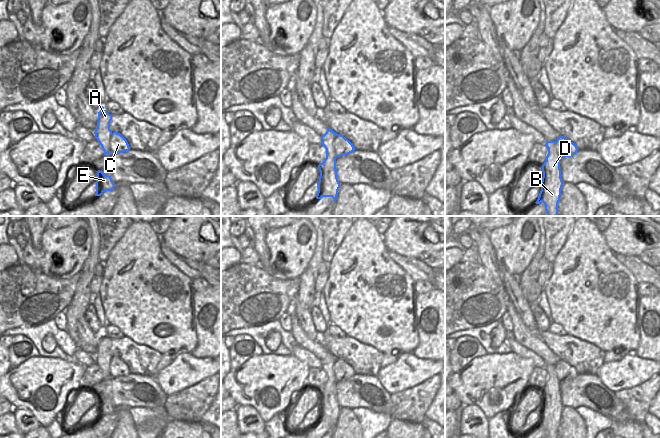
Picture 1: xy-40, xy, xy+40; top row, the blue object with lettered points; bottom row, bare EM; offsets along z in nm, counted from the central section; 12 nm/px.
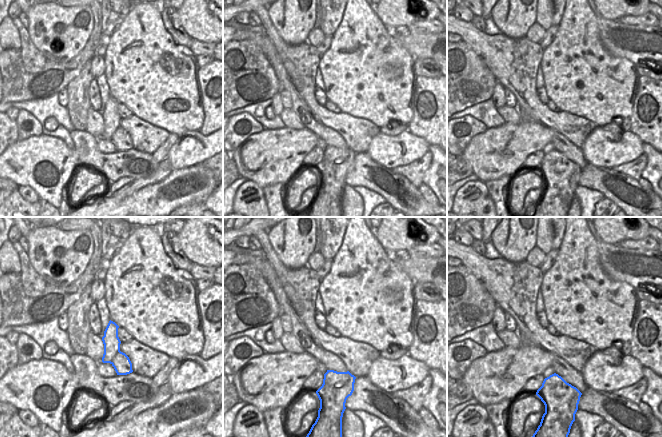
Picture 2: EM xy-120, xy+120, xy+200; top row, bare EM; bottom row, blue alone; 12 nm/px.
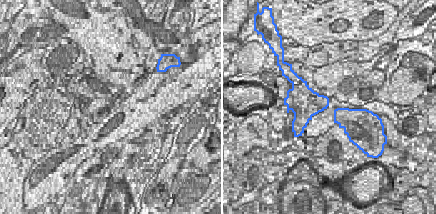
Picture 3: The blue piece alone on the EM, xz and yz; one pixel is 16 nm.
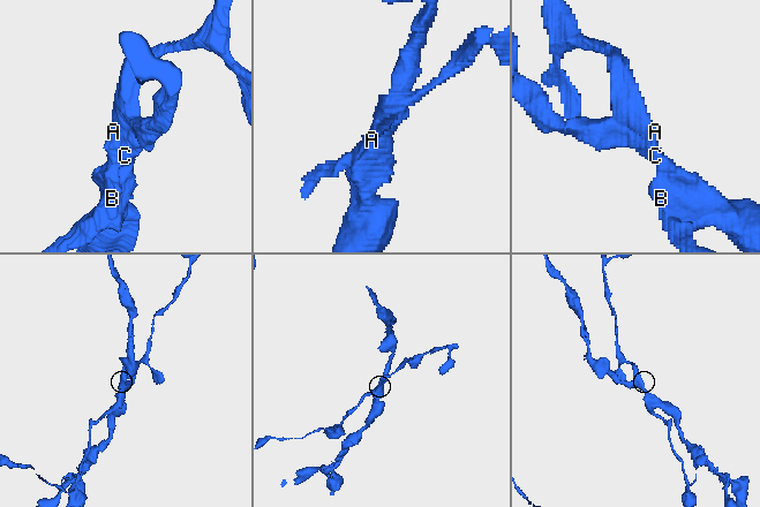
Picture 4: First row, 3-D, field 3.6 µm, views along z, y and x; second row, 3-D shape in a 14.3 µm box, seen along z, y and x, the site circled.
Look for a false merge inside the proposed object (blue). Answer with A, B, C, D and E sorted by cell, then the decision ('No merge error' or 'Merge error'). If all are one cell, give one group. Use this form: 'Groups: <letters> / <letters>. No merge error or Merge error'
Groups: A B D E / C. Merge error.

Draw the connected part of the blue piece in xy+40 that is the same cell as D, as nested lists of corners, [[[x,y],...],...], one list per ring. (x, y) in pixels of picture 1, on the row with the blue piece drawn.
[[[546,141],[548,148],[546,161],[541,167],[543,177],[541,189],[545,193],[544,202],[550,204],[550,216],[558,216],[558,203],[560,201],[563,181],[561,178],[560,158],[556,150],[555,141]]]

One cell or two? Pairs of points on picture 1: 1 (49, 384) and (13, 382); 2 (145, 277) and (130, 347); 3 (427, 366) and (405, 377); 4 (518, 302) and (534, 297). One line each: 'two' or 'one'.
1: one
2: two
3: one
4: two

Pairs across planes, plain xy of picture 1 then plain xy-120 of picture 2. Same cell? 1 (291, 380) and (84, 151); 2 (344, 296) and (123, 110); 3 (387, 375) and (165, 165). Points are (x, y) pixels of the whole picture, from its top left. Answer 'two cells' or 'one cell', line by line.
1: two cells
2: two cells
3: two cells

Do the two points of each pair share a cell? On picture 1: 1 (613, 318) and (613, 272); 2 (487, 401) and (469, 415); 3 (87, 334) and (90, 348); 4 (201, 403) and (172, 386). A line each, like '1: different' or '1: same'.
1: same
2: different
3: same
4: different

